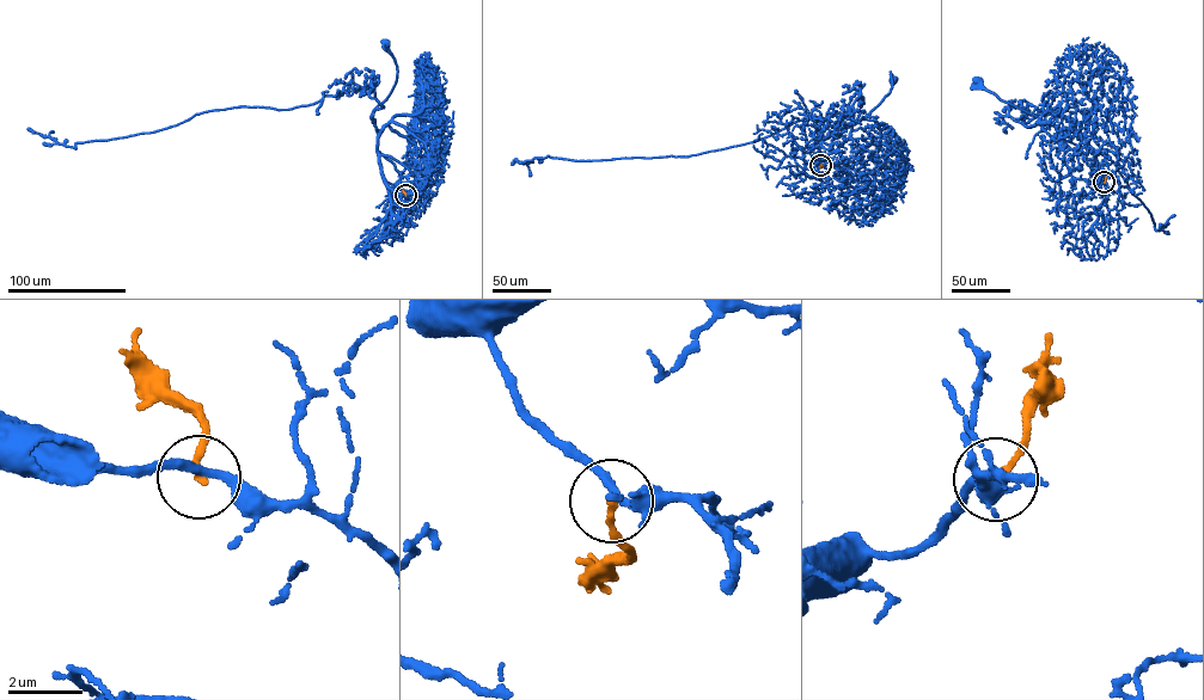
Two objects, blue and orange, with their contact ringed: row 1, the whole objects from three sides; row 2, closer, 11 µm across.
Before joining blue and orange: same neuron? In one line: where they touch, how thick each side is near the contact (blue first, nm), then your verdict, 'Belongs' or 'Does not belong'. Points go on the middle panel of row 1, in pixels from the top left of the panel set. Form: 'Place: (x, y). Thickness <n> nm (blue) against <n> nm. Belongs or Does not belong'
Place: (820, 165). Thickness 220 nm (blue) against 160 nm. Does not belong

